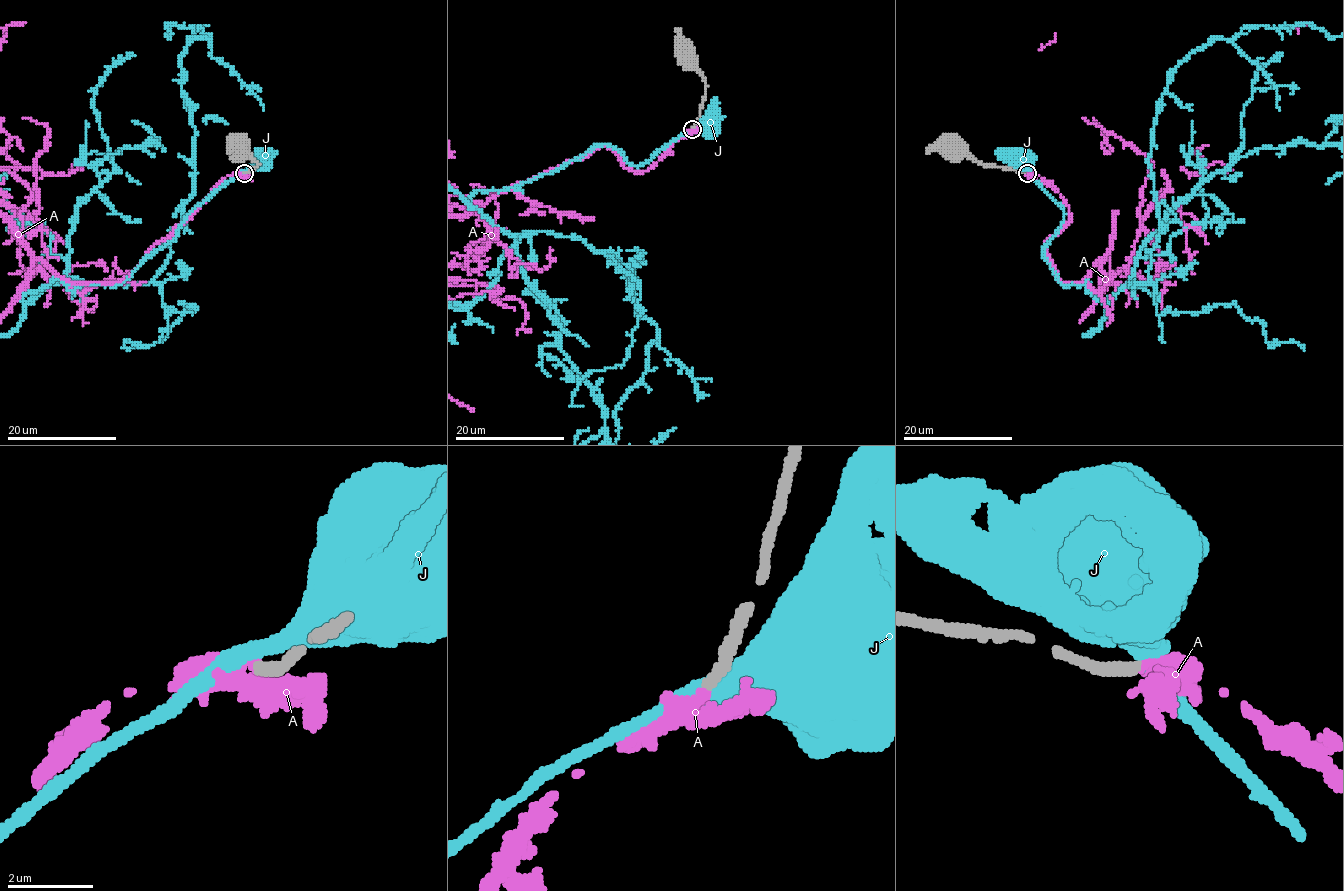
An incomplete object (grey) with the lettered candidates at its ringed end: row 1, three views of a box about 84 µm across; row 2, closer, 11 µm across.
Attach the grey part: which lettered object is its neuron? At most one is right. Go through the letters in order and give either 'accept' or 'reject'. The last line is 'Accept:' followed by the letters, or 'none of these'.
A: accept
J: reject
Accept: A

